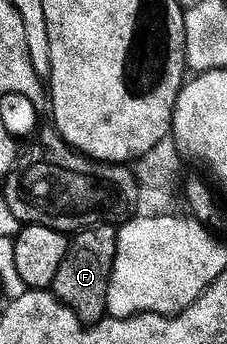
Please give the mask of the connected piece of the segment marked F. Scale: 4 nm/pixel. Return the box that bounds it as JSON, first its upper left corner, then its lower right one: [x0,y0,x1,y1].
[52,225,118,327]

